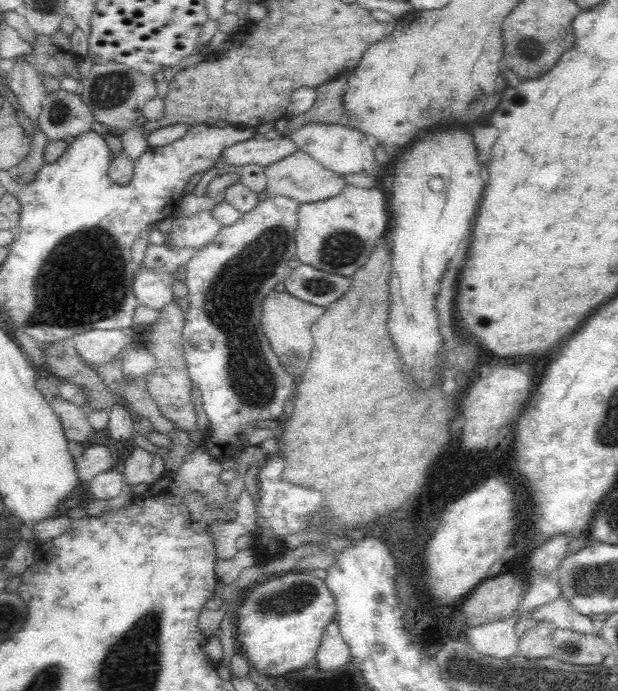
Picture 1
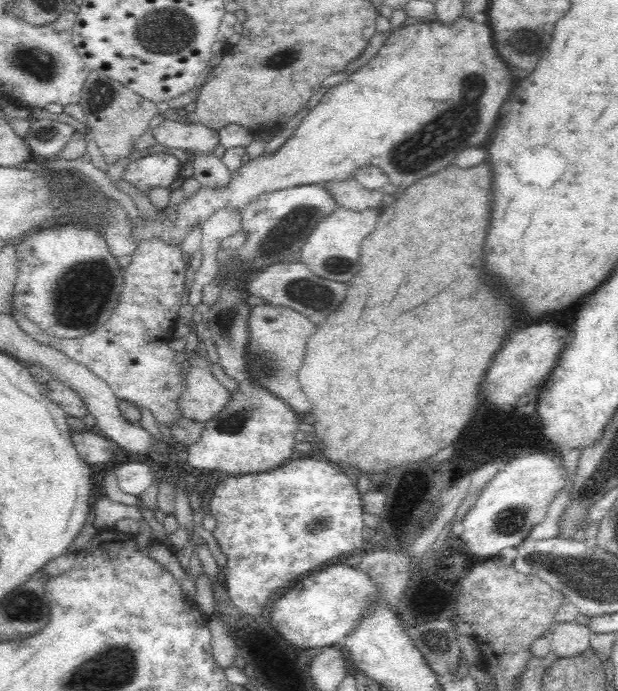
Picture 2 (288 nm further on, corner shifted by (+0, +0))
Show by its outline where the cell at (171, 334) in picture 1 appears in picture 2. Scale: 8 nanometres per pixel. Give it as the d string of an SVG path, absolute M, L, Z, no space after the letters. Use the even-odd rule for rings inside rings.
M200 356L194 358L190 372L186 374L186 386L180 398L180 410L184 418L196 422L210 422L224 406L232 400L232 392L226 390L218 380L212 376L206 360Z

